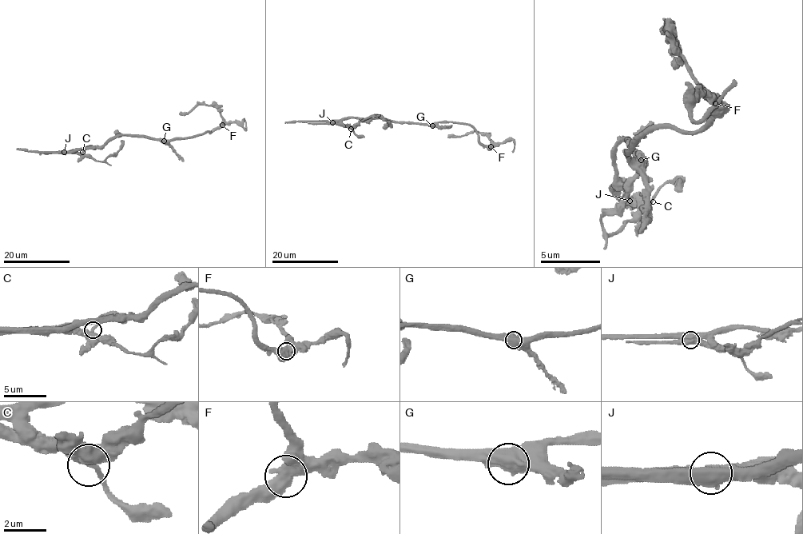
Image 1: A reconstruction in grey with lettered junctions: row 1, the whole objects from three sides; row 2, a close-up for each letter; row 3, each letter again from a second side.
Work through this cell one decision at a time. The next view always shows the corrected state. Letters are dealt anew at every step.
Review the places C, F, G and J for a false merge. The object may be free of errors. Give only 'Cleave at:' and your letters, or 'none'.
Cleave at: J

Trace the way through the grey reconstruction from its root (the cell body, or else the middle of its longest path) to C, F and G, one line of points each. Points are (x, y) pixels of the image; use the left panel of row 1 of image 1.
C: (149, 139), (117, 136), (100, 146), (73, 151), (82, 152)
F: (149, 139), (192, 138), (205, 131), (210, 132), (222, 125)
G: (149, 139), (164, 141)

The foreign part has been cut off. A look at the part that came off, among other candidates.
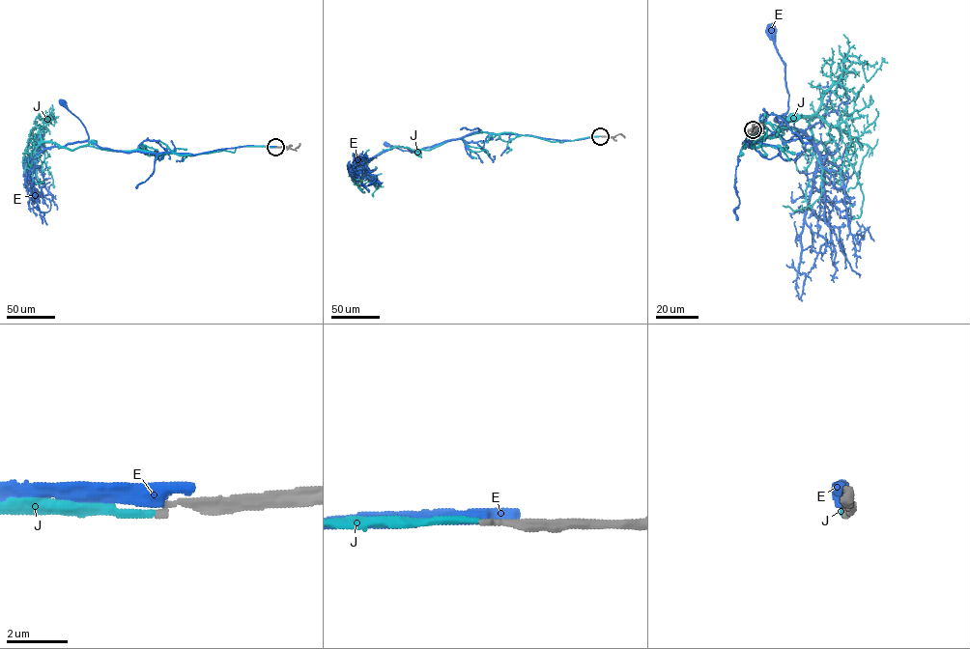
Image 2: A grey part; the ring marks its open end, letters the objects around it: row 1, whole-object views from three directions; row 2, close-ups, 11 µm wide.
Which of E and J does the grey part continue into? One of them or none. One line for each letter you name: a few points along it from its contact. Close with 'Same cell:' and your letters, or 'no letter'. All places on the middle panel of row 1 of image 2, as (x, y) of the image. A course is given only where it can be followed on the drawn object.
J: it runs (600, 136), (559, 142), (515, 133), (480, 132), (448, 140), (429, 150), (412, 149), (417, 154)
Same cell: J

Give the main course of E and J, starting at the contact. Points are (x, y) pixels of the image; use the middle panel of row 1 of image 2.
E: (600, 136), (560, 140), (474, 131), (412, 152), (386, 144)
J: (600, 136), (559, 142), (515, 133), (480, 132), (448, 140), (429, 150), (412, 149), (417, 154)

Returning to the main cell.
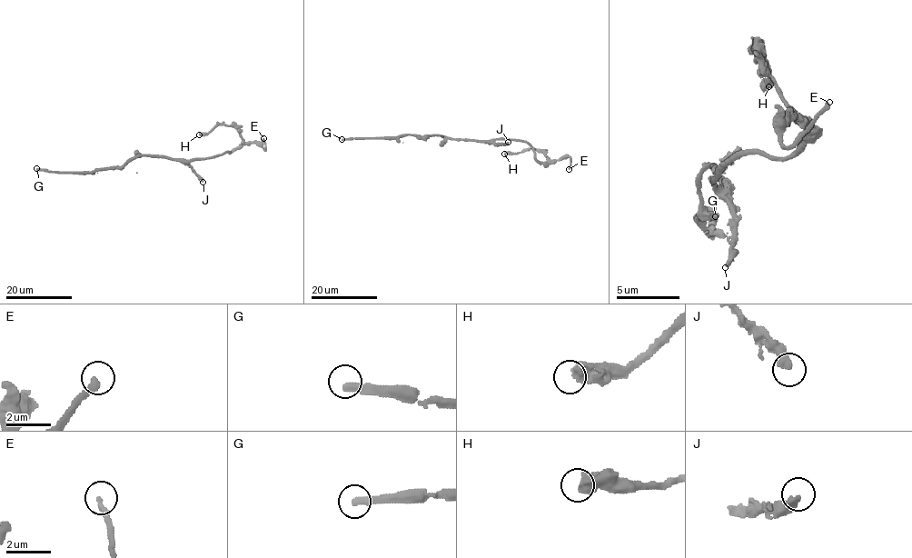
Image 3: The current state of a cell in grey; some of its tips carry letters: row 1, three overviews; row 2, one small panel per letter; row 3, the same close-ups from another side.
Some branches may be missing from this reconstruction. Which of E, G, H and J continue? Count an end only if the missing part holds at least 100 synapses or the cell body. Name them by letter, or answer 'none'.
G

